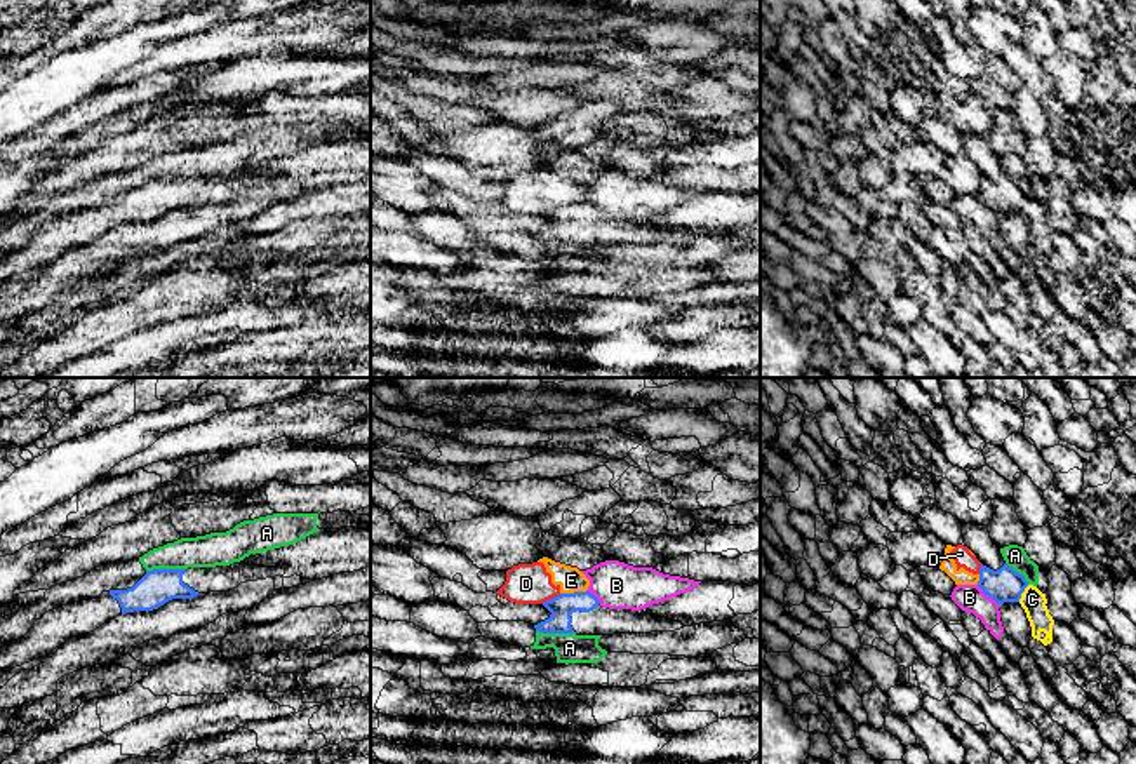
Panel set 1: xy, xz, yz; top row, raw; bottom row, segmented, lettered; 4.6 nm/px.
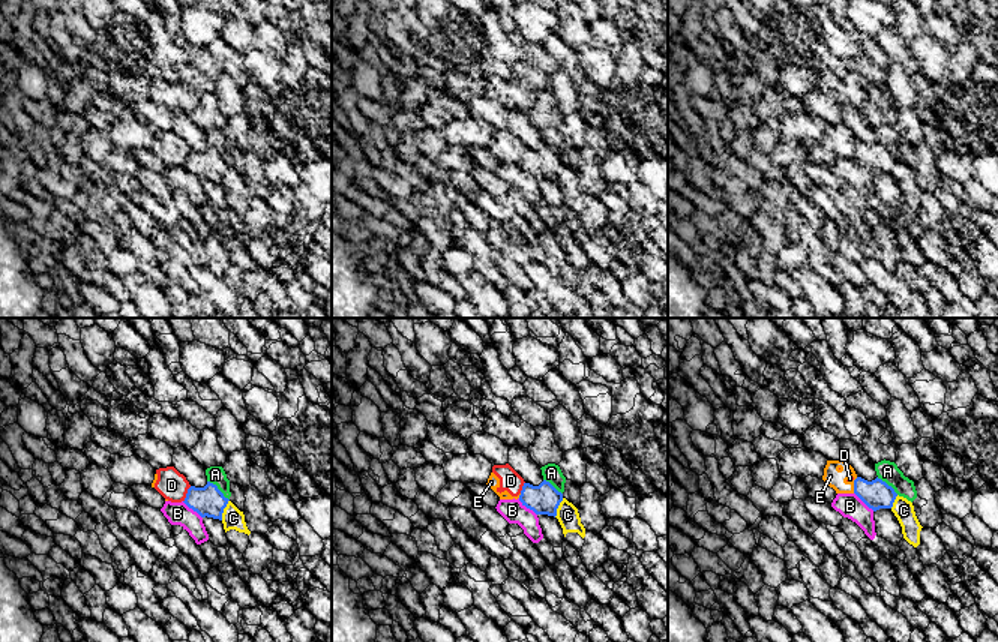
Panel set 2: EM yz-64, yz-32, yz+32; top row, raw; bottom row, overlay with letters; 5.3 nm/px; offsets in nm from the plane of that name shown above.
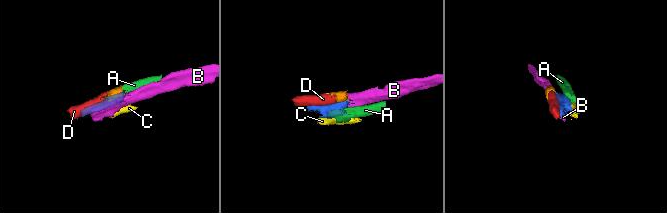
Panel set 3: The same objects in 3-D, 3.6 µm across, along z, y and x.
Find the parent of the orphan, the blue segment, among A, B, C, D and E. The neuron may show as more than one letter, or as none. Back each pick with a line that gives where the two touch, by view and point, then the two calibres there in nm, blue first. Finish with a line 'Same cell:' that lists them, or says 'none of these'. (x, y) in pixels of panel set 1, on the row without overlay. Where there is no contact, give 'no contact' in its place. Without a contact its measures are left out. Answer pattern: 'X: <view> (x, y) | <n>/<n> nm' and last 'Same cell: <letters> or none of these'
Same cell: none of these

